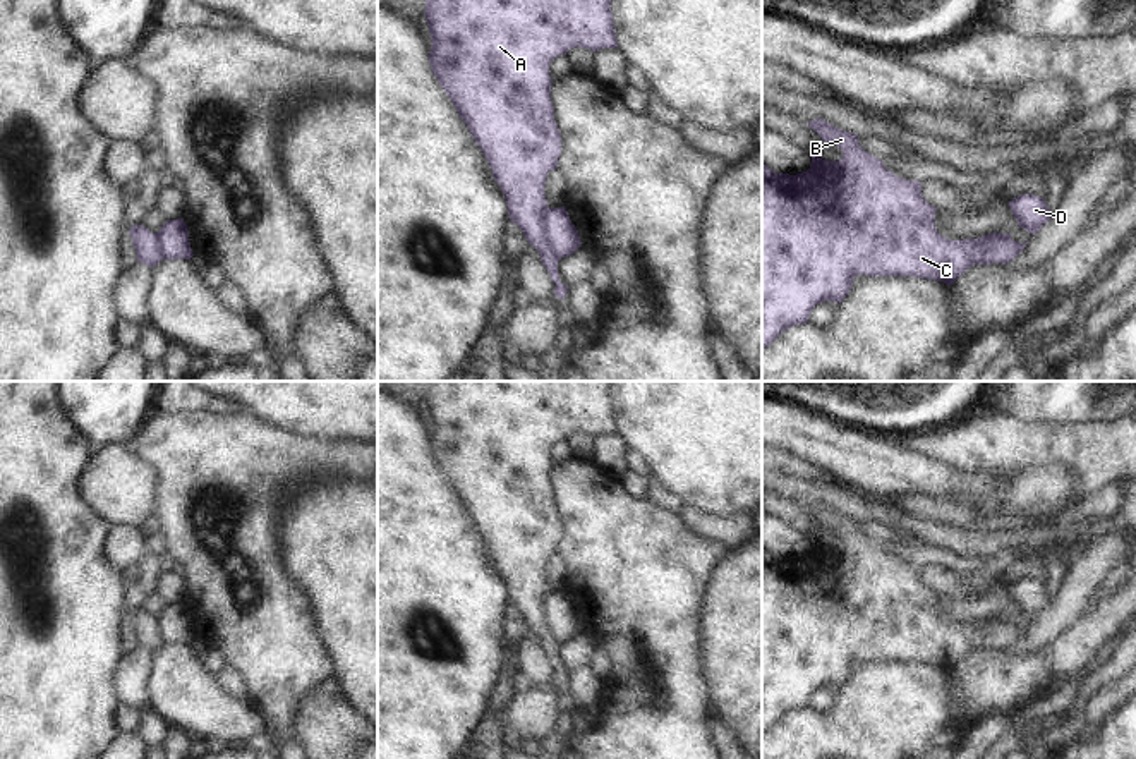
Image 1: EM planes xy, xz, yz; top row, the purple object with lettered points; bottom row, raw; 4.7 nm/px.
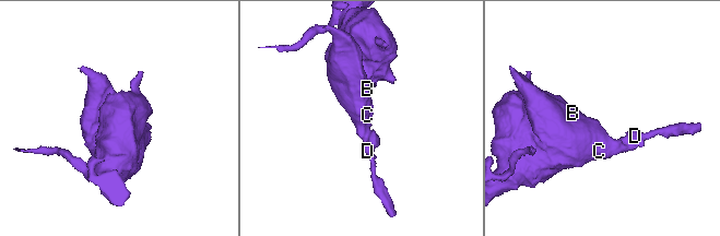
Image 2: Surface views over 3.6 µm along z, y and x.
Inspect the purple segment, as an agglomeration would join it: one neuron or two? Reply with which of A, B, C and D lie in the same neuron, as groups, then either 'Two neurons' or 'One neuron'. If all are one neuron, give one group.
Groups: A B C / D. Two neurons

